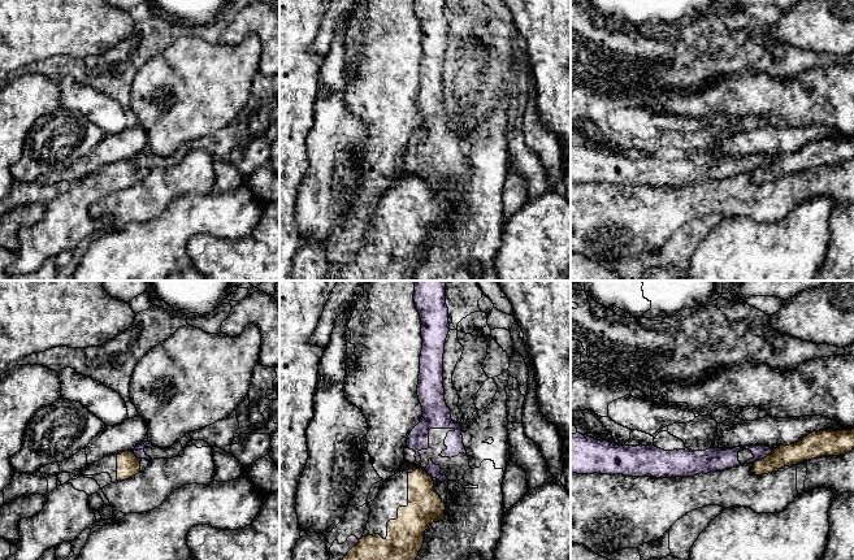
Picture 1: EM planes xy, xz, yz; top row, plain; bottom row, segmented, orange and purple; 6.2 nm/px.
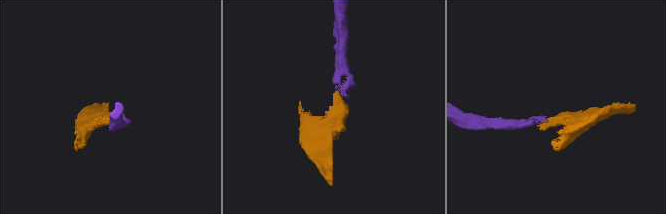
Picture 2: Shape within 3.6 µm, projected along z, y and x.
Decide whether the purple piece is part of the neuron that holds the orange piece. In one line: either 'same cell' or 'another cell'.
another cell

